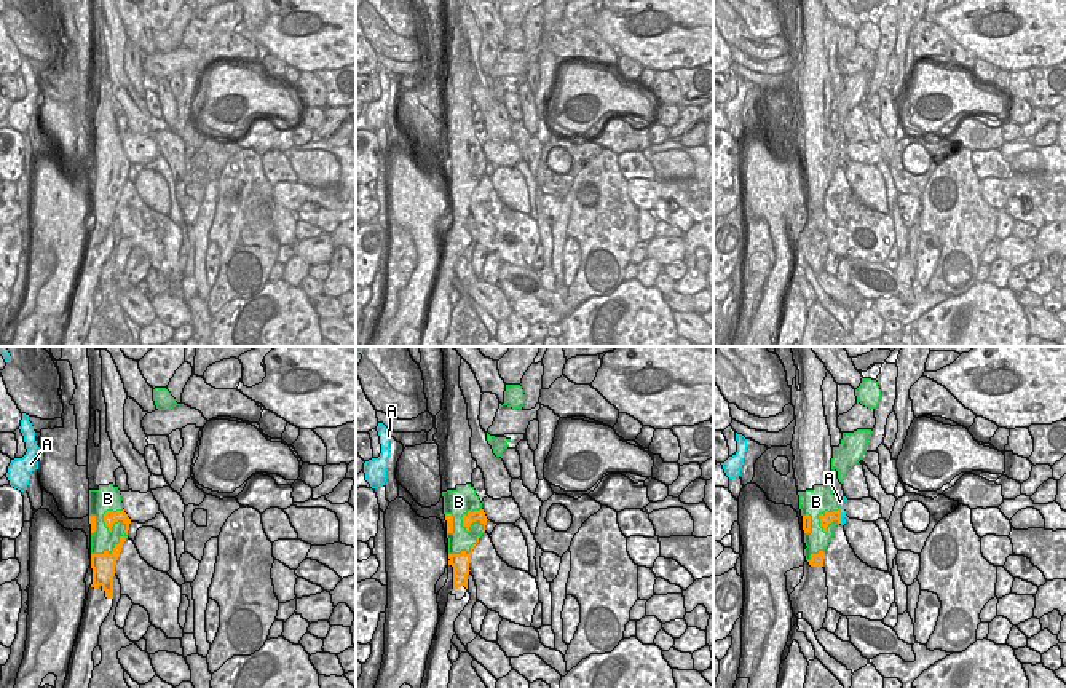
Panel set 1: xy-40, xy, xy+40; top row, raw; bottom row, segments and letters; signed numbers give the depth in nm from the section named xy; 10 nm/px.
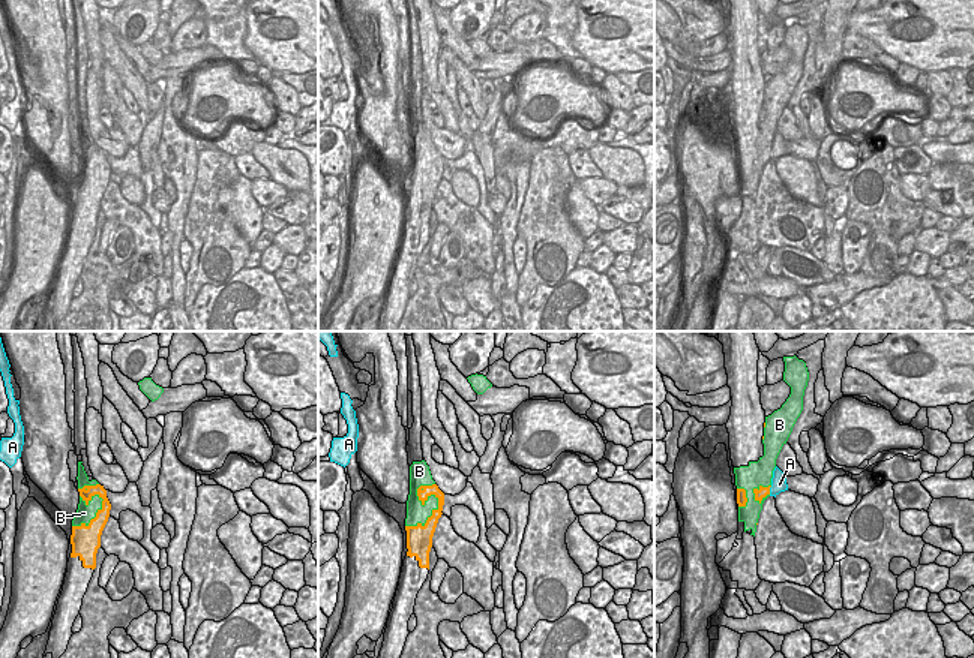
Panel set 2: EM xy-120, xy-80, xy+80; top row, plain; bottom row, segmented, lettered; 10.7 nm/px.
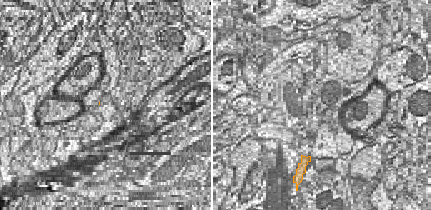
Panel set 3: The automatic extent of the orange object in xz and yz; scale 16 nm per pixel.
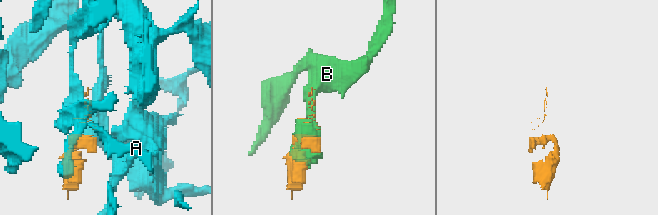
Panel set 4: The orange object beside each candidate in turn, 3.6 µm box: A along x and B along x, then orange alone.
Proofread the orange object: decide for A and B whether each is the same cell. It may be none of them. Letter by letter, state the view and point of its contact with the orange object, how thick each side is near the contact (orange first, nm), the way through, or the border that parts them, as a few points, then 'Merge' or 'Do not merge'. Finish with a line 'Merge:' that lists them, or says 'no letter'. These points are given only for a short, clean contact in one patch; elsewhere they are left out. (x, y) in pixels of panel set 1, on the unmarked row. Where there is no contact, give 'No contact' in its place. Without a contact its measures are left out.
A: Touches orange at xy+40 (840, 158). Thickness 120 nm (orange) against 60 nm. Do not merge
B: Touches orange at xy-40 (123, 165). Thickness 100 nm (orange) against 200 nm. Do not merge
Merge: no letter

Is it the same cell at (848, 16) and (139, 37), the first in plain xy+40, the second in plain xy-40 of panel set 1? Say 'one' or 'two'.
one

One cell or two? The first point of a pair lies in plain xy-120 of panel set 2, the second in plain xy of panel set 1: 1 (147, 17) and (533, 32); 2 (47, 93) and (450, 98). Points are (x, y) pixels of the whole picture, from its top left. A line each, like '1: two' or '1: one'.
1: two
2: two

